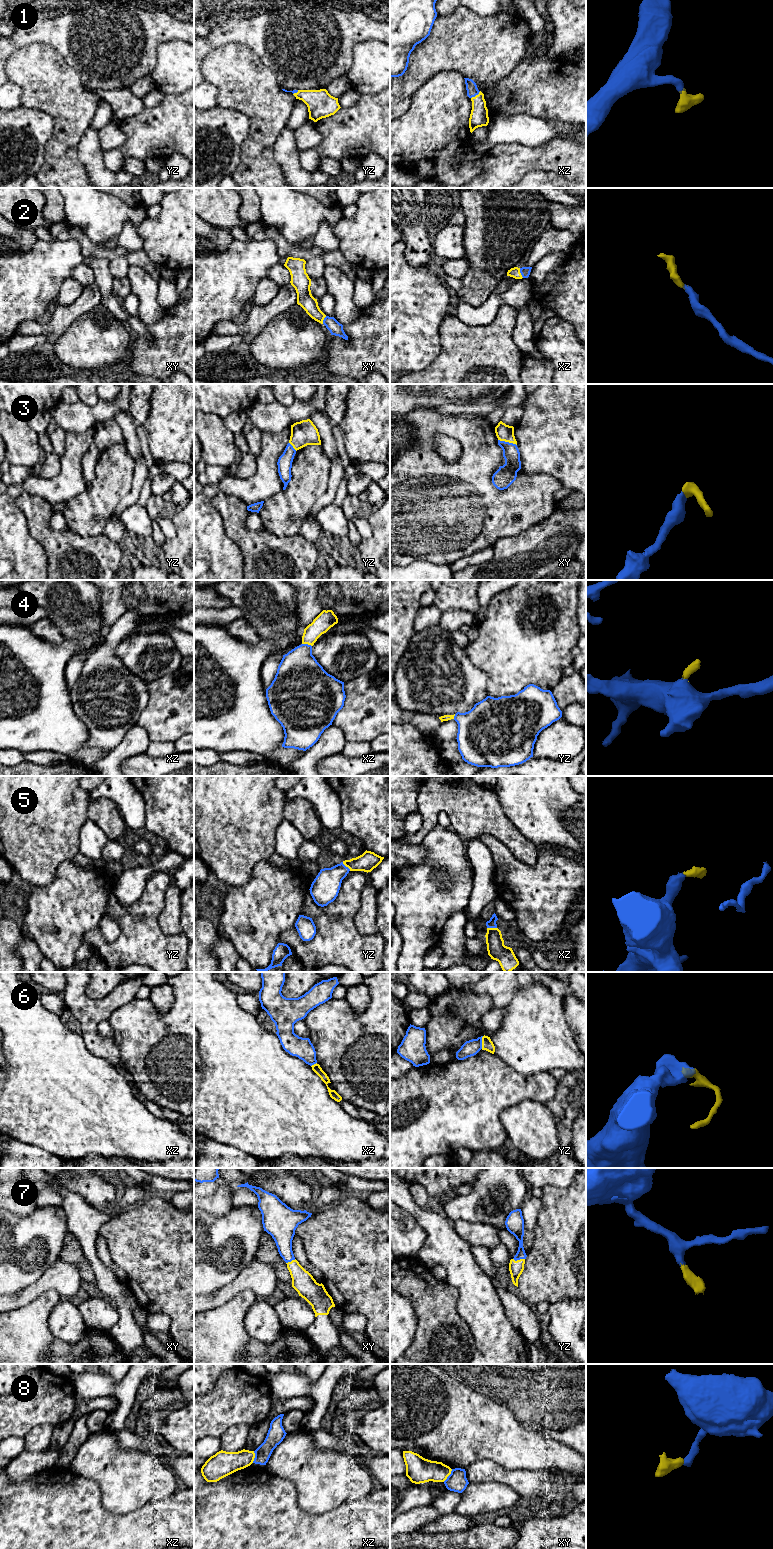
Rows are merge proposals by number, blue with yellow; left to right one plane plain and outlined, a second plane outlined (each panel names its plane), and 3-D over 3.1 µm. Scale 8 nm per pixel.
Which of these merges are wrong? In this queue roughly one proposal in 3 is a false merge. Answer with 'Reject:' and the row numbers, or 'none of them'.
Reject: 6, 8

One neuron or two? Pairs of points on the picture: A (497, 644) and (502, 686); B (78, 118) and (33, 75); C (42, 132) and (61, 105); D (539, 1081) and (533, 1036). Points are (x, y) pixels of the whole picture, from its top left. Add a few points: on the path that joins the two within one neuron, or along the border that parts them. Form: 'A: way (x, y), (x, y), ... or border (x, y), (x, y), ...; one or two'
A: way (502, 654), (502, 676); one
B: way (67, 107), (44, 84); one
C: border (30, 109), (51, 117), (48, 141); two
D: border (515, 1069), (525, 1074), (549, 1072); two

